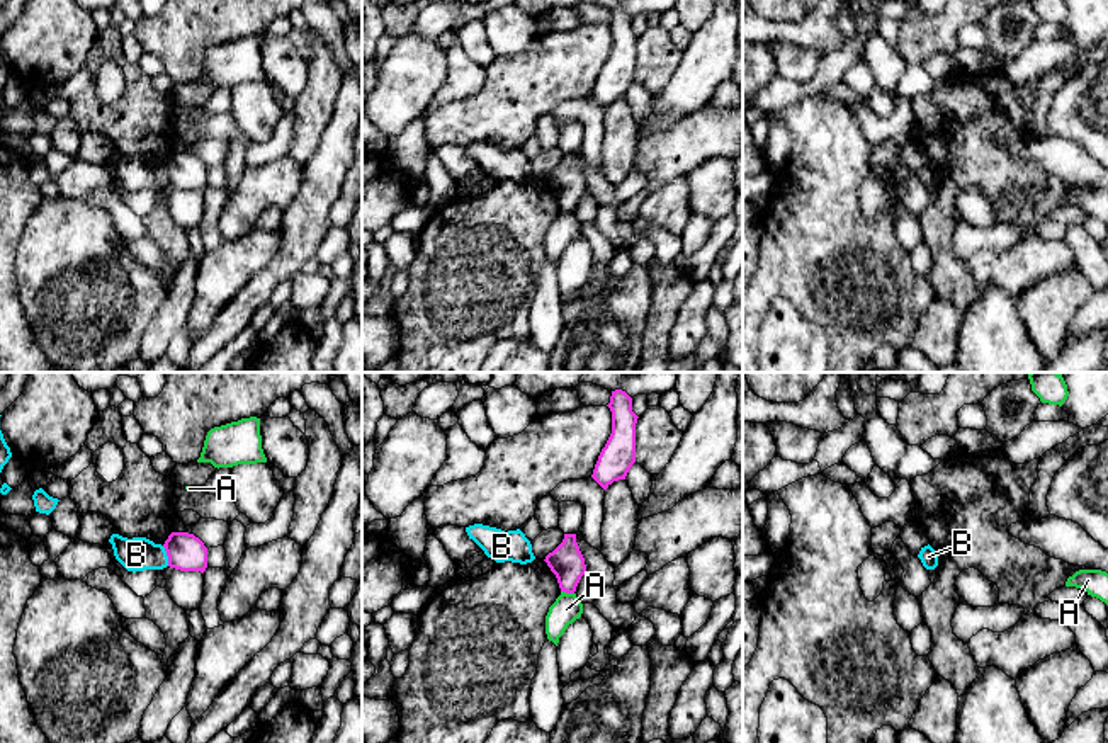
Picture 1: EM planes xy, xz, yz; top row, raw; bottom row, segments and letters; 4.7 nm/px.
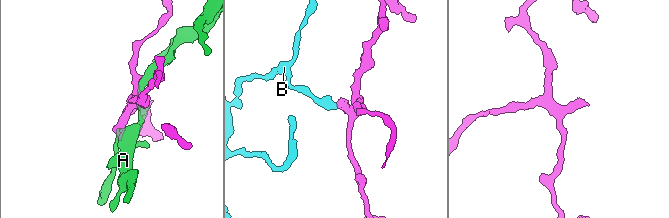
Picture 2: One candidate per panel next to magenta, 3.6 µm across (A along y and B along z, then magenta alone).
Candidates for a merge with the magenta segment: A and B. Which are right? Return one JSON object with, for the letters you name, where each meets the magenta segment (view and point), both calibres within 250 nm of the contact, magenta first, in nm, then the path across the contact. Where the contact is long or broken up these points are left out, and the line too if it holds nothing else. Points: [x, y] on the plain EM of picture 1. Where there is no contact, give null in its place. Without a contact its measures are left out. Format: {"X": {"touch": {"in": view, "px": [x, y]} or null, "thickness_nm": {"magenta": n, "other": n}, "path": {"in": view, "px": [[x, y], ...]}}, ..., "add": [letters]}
{"add": []}

